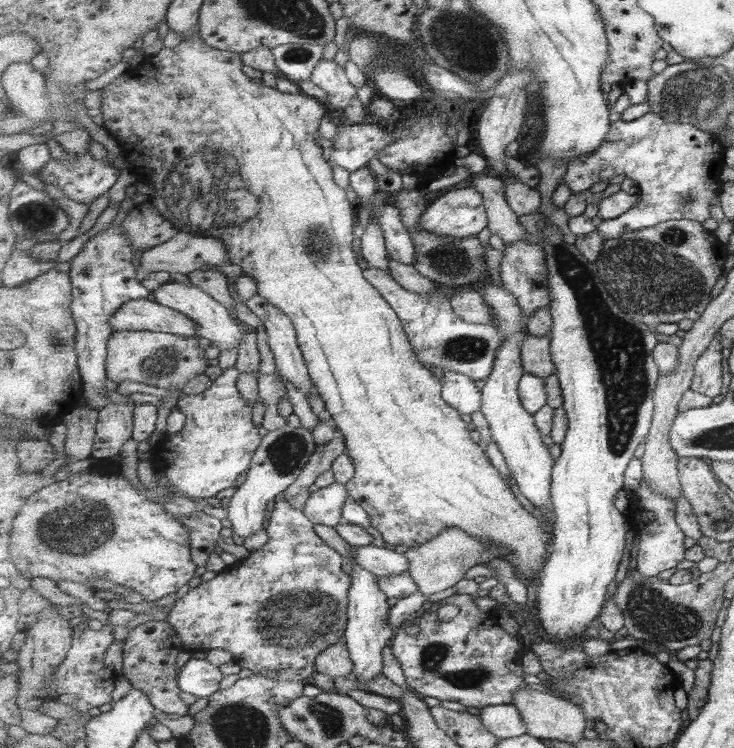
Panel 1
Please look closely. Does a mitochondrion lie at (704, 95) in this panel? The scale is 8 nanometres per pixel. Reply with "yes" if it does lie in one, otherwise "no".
yes

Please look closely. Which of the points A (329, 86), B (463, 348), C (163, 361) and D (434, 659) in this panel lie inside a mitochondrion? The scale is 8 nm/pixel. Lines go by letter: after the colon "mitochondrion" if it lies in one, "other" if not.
A: other
B: mitochondrion
C: mitochondrion
D: mitochondrion

